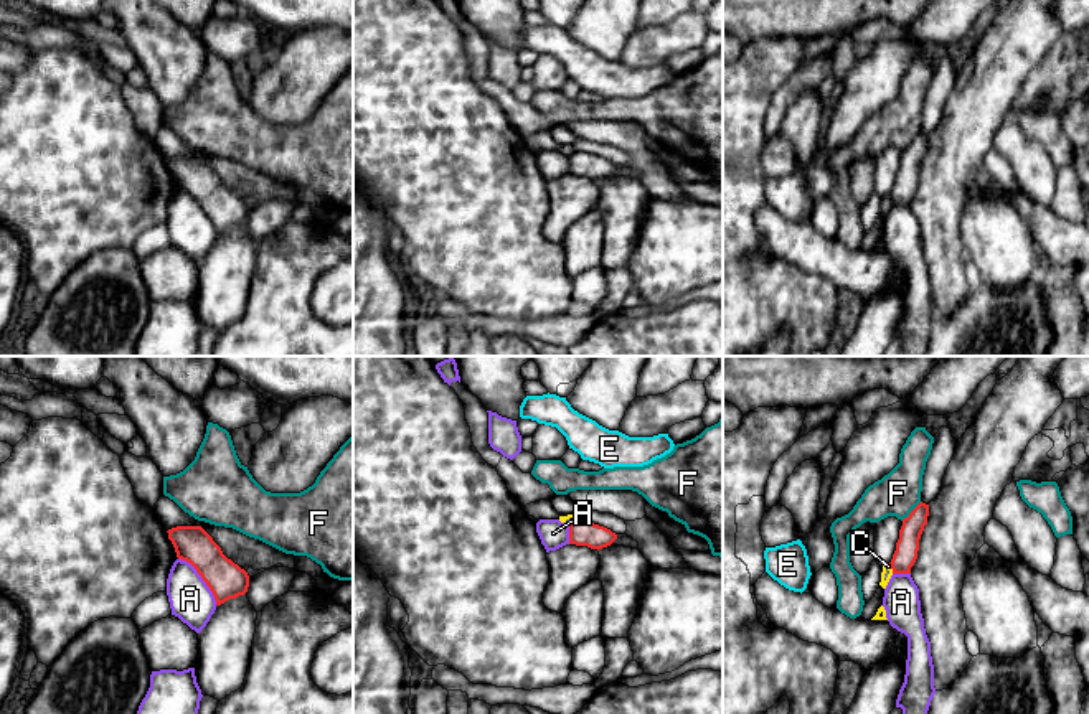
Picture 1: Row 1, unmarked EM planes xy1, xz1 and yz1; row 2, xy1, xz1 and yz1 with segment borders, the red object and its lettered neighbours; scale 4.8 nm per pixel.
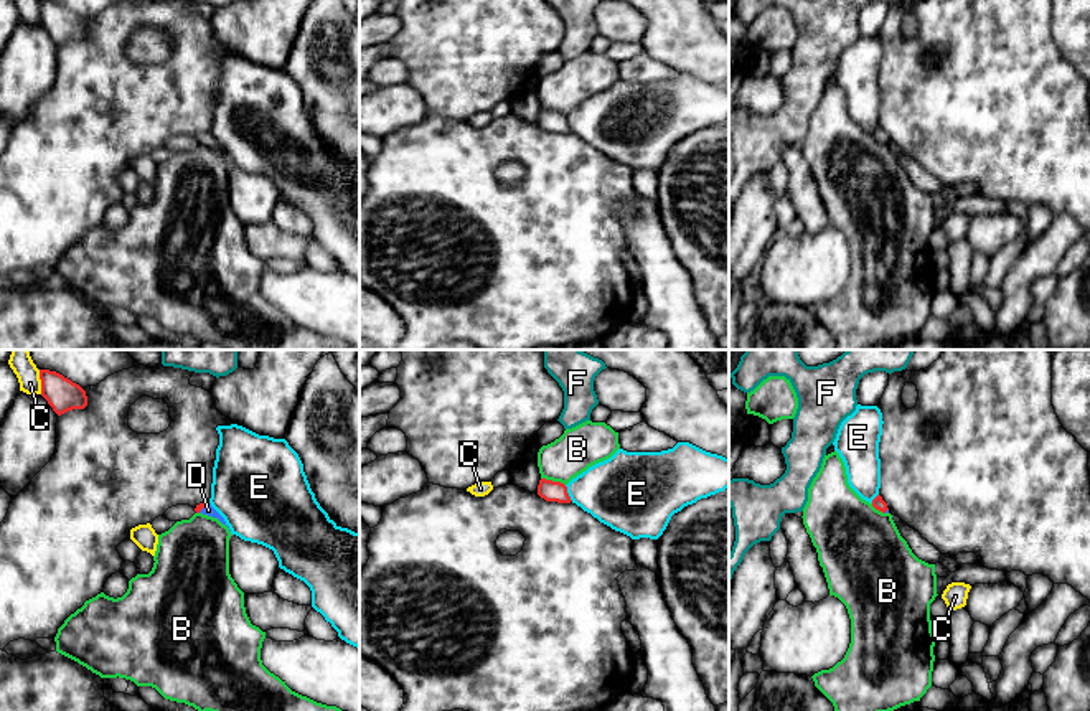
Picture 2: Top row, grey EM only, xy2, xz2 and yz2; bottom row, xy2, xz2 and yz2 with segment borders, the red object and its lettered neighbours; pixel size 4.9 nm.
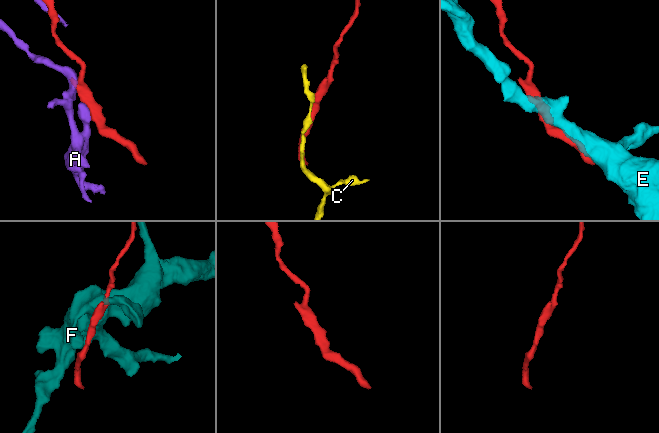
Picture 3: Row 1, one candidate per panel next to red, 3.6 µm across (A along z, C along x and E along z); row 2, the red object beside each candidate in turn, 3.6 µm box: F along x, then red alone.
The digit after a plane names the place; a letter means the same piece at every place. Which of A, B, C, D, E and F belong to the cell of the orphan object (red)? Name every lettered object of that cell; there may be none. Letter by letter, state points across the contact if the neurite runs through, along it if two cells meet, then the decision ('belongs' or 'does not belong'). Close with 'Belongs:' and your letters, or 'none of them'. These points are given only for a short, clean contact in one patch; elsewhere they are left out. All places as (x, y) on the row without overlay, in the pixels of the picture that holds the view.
A: does not belong
B: border xz2 (541, 108), (559, 111), (564, 116); does not belong
C: does not belong
D: way xy2 (200, 137), (202, 139), (208, 141); belongs
E: does not belong
F: does not belong
Belongs: D

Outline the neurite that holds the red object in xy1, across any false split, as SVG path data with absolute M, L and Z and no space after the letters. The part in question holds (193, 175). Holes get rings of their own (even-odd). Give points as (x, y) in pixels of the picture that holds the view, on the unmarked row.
M177 157L167 163L177 188L196 200L213 223L216 236L248 223L248 203L228 190L201 157Z

